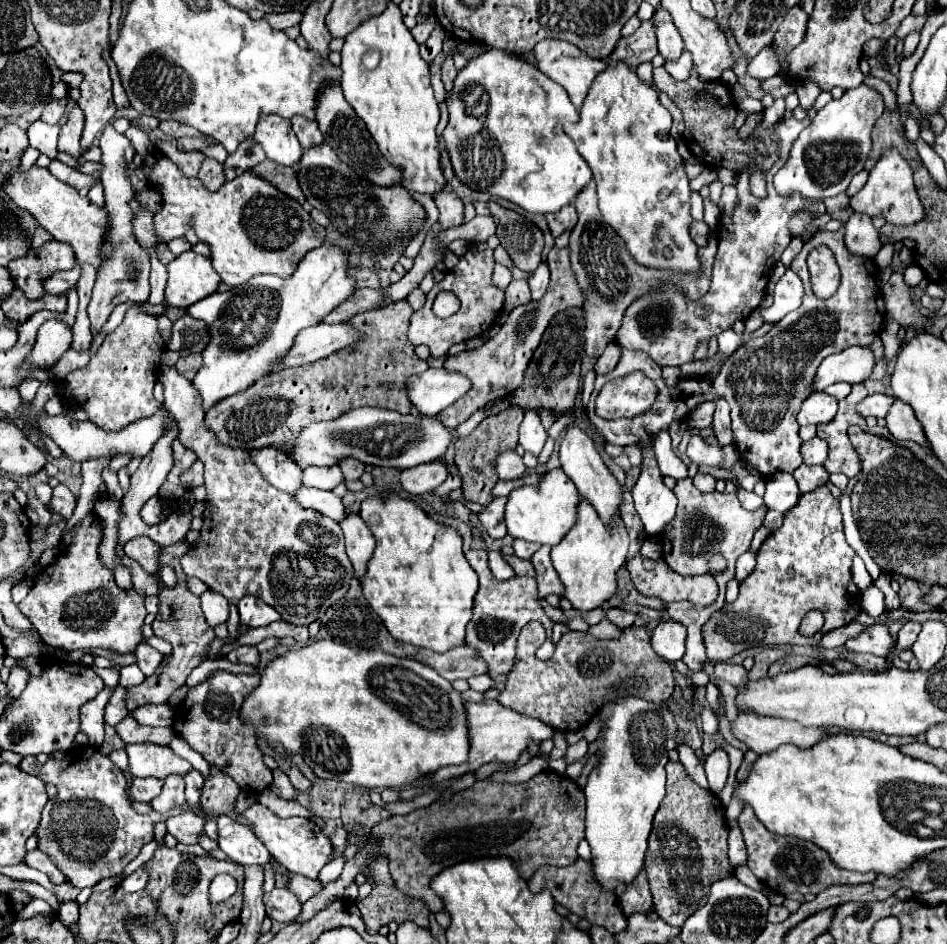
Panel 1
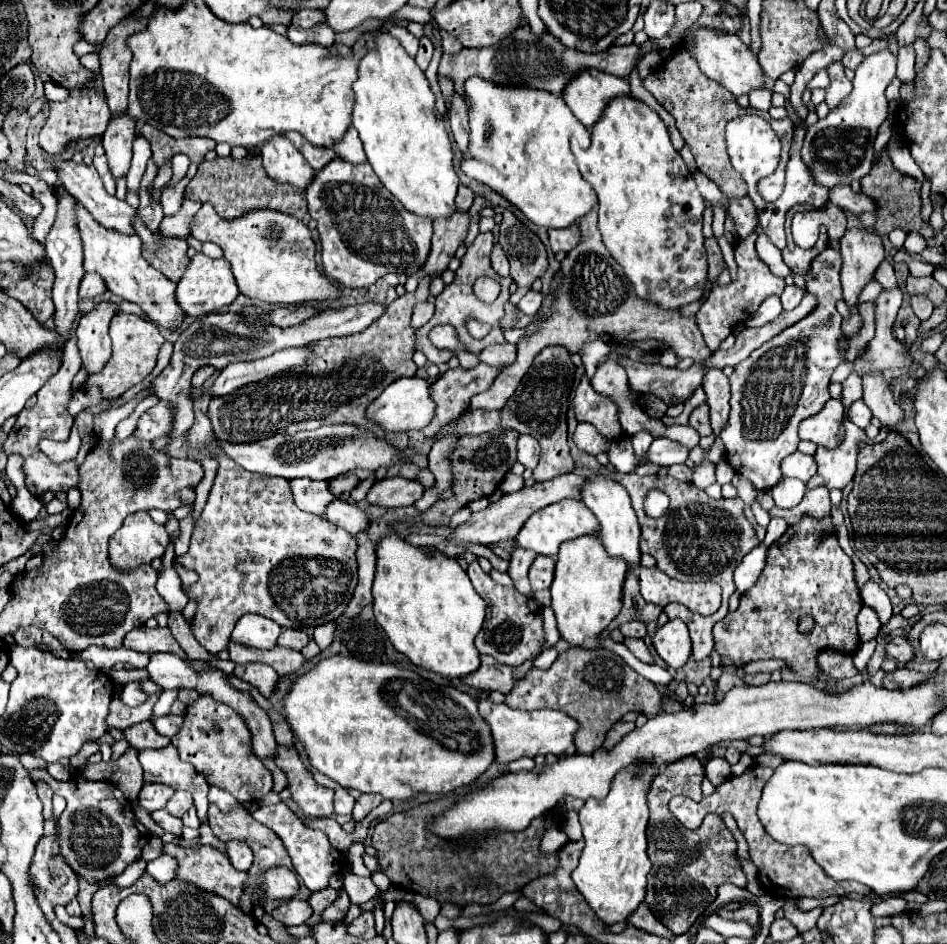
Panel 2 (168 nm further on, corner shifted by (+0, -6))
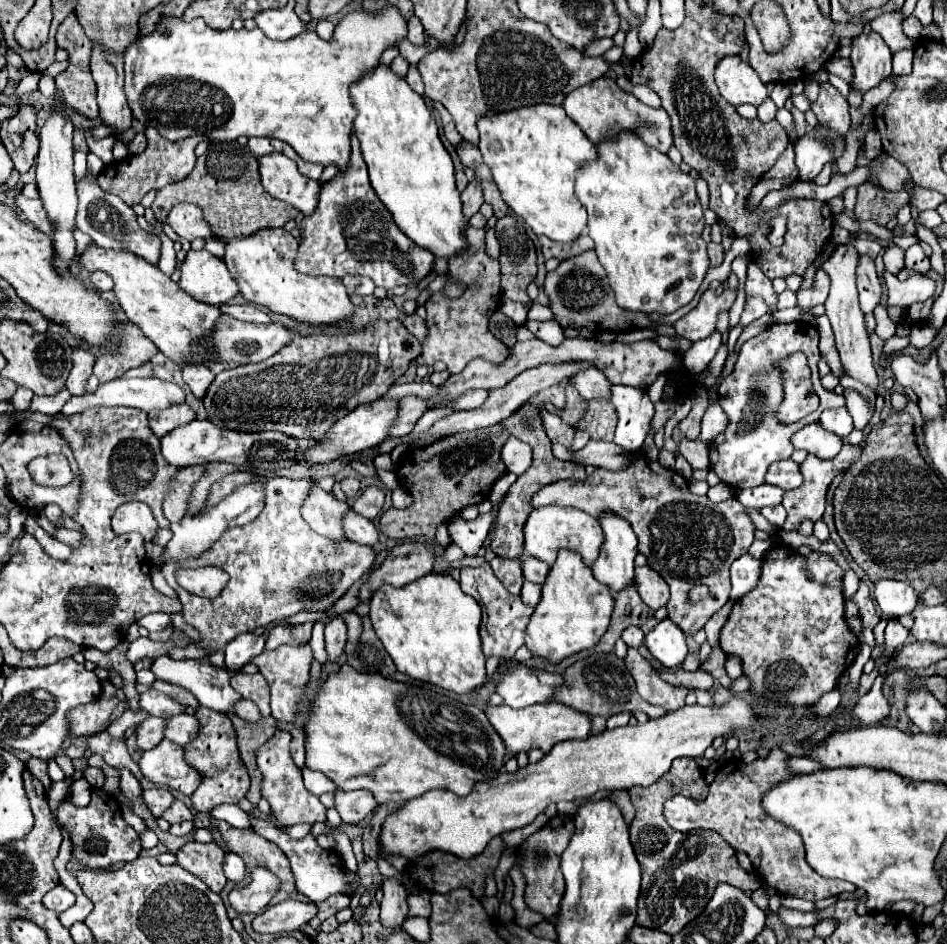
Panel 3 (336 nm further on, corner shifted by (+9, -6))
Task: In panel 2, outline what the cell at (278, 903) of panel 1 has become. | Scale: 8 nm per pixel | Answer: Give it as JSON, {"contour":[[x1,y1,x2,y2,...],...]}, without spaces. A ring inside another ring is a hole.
{"contour":[[292,898,292,900,282,902,282,904,272,912,272,916,274,916,276,920,280,920,282,924,286,924,286,926,298,926,298,924,304,924,304,922,312,916,312,908,310,908,308,902]]}

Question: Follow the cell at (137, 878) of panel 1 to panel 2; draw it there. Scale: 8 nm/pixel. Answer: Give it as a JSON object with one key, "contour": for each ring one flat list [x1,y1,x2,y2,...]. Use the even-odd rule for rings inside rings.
{"contour":[[162,854,162,856,158,856,156,860,148,862,146,870,148,870,148,874,152,874,156,880,166,882,166,880,172,880,172,878,174,878,176,868,178,868,176,862,178,862,178,860,176,860,174,856,170,858,168,854]]}

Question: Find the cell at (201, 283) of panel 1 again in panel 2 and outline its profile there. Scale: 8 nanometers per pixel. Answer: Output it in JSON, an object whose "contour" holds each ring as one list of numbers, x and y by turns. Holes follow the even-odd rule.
{"contour":[[196,254,190,260,190,266,186,268,186,274,182,276,182,280,178,282,178,288,176,288,176,298,182,306,182,310,188,316,196,316,196,318,206,316,208,312,214,312,214,310,220,310,220,308,232,304,238,294,240,294,240,290,234,282,230,262,226,258,214,260,204,254]]}

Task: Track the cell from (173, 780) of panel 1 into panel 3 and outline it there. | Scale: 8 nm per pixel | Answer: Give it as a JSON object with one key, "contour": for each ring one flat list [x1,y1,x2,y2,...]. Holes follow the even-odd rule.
{"contour":[[175,800,167,808,167,812,163,812,161,818,165,818,169,824,175,824,175,822,181,822,181,820,193,820,193,814,191,814,191,810,181,800]]}

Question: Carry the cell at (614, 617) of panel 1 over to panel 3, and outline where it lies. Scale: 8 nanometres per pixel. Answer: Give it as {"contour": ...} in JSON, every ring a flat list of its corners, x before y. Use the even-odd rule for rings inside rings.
{"contour":[[629,626,627,630,623,630,621,638,623,638,623,642,625,642,627,646,635,646,635,648,637,648,637,646,643,642,643,632,641,632,641,628,637,628,637,626]]}

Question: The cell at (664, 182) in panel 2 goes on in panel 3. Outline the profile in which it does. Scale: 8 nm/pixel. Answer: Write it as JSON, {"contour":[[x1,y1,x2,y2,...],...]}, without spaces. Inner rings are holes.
{"contour":[[631,130,599,142,597,158,583,162,575,176,575,194,589,212,589,236,595,242,597,258,607,272,617,304,625,310,647,314,671,314,689,304,709,268,705,242,701,238,705,220,695,192,695,178,673,164,667,154,659,154,659,150,647,146,637,134,631,134]]}

